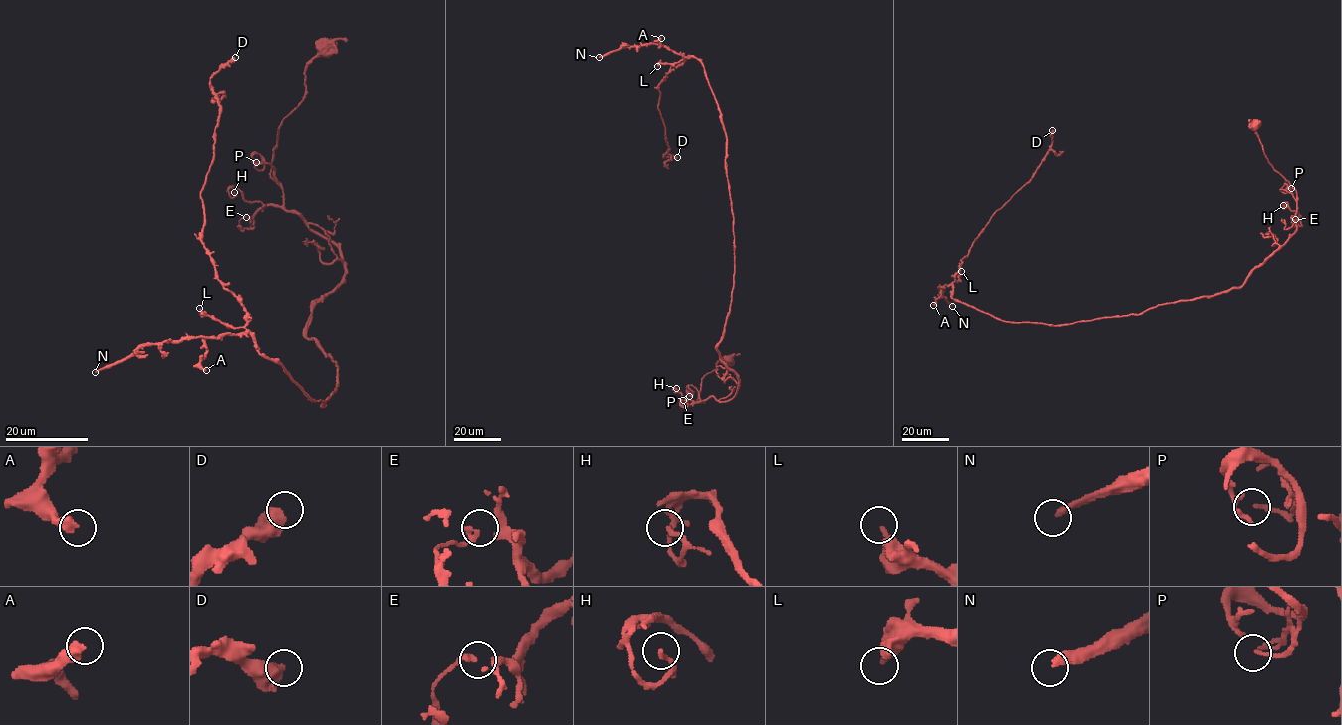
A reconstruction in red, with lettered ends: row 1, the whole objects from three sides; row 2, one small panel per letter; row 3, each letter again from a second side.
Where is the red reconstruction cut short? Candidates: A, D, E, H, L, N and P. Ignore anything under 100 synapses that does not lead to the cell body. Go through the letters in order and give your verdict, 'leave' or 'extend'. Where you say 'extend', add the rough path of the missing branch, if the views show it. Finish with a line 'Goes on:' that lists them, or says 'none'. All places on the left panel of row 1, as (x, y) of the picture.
A: leave
D: leave
E: leave
H: leave
L: leave
N: extend; missing branch runs (95, 372), (51, 380), (46, 400), (38, 408), (21, 386), (17, 370)
P: leave
Goes on: N

